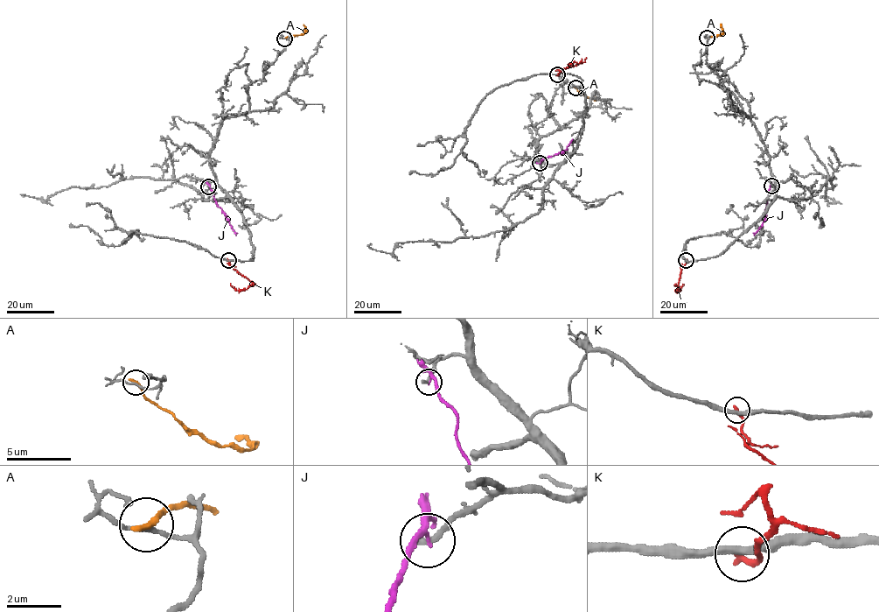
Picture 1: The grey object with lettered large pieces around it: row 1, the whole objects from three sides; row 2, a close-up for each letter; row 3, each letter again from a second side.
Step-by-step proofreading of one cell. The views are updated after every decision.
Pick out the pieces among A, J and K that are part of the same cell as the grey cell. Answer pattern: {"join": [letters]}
{"join": []}

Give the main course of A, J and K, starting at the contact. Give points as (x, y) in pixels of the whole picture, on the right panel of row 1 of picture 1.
A: (708, 38), (722, 34), (720, 24)
J: (771, 186), (767, 192), (763, 224), (754, 235)
K: (686, 260), (680, 268), (679, 289), (675, 290), (684, 284)

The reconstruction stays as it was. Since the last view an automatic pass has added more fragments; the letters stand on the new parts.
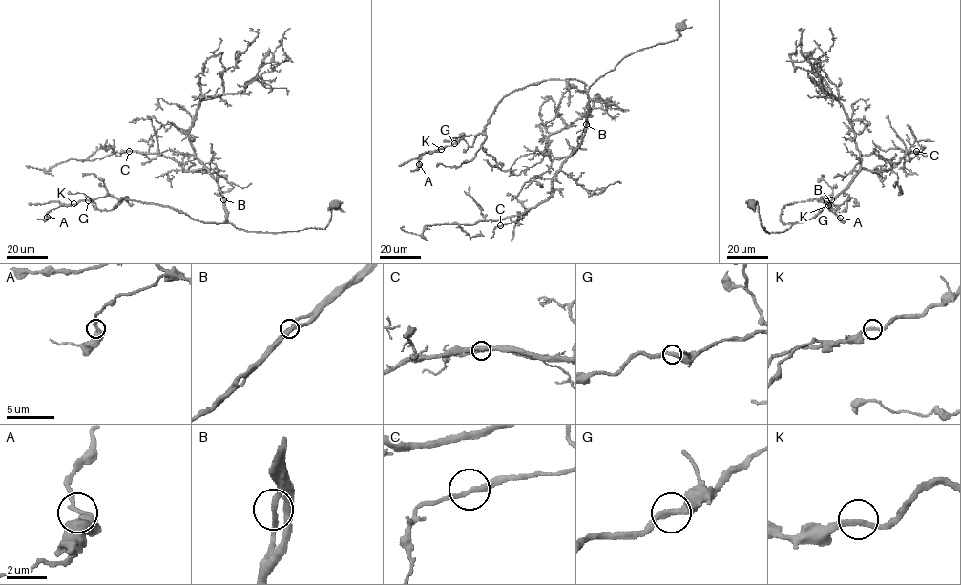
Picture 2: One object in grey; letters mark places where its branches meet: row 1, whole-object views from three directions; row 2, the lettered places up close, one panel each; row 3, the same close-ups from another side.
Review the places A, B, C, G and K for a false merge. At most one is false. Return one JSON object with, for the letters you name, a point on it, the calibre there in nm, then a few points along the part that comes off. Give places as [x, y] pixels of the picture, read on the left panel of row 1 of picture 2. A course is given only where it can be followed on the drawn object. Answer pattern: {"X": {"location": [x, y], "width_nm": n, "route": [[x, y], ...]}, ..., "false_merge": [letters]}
{"false_merge": []}

